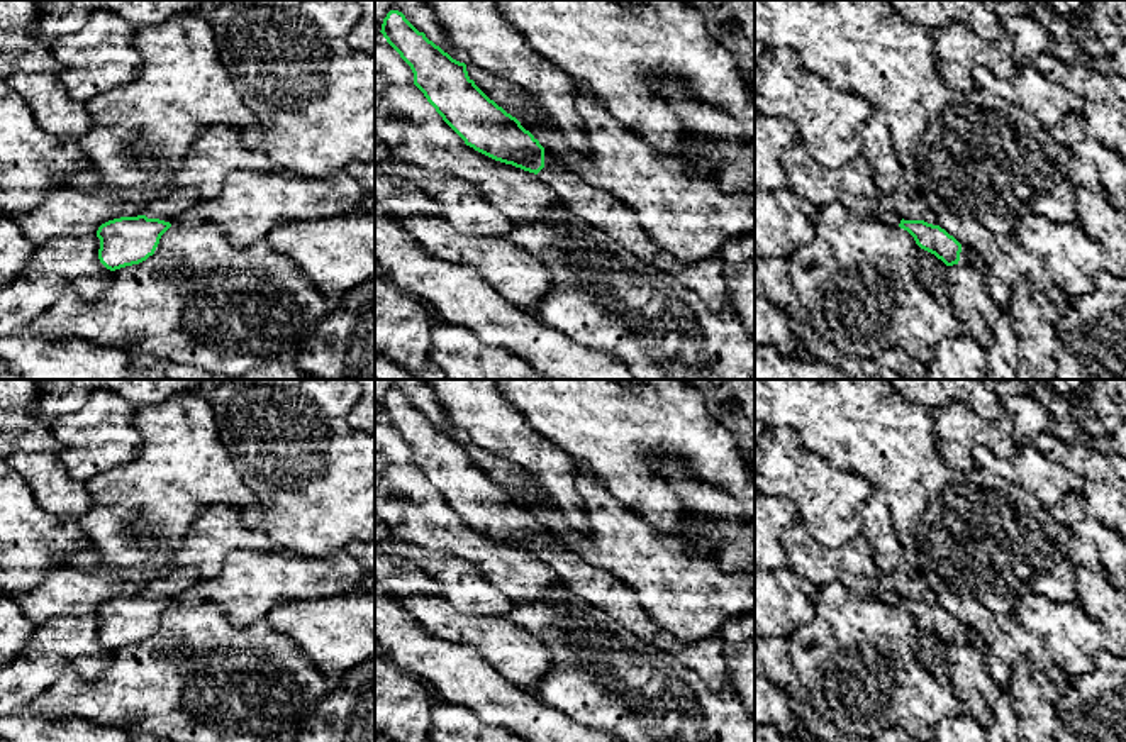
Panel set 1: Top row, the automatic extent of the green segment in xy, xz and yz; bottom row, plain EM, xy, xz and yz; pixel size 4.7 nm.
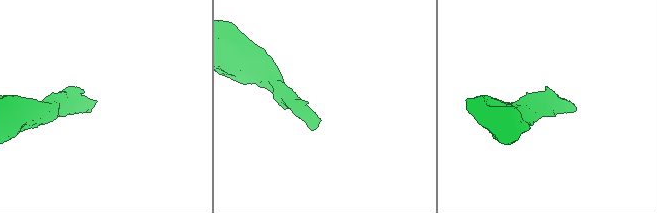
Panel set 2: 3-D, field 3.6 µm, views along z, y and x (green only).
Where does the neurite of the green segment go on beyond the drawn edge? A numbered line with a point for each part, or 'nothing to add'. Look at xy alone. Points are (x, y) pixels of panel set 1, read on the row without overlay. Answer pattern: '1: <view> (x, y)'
1: xy (168, 585)

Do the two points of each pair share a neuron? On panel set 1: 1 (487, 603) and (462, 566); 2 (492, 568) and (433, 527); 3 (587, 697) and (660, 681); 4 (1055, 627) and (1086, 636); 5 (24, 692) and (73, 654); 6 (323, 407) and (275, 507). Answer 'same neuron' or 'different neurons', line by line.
1: same neuron
2: same neuron
3: same neuron
4: same neuron
5: same neuron
6: same neuron

